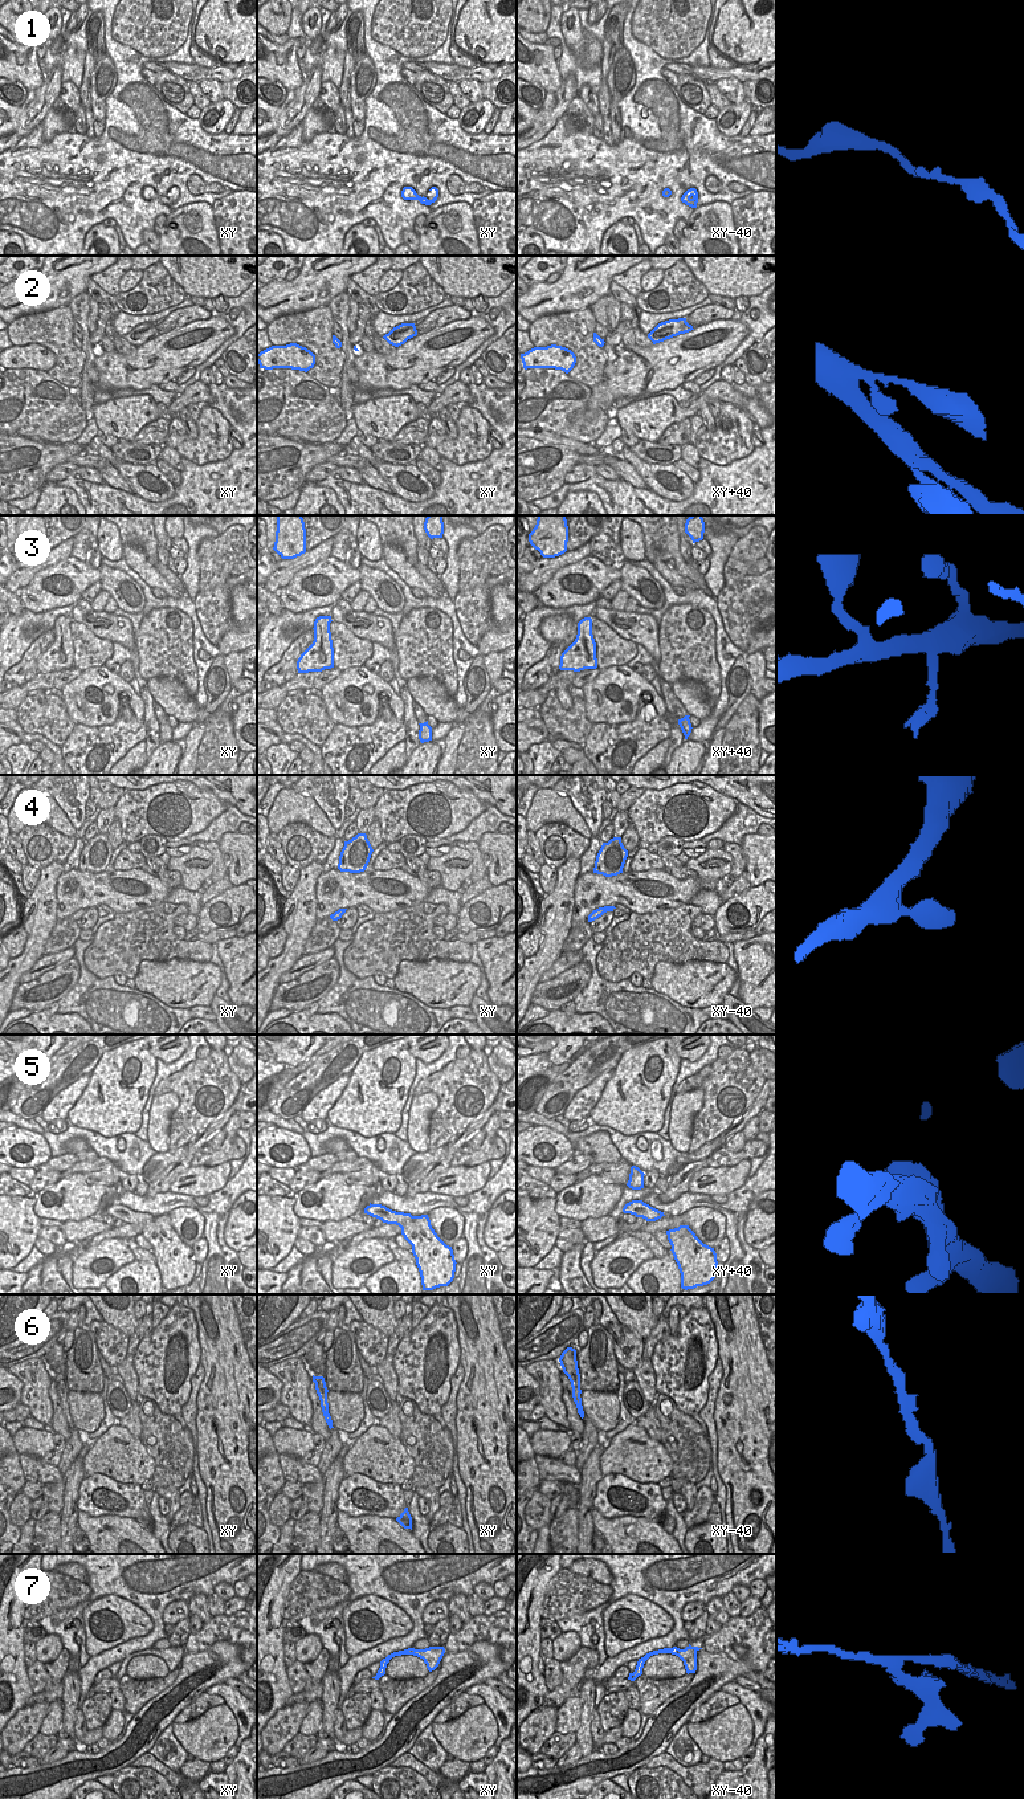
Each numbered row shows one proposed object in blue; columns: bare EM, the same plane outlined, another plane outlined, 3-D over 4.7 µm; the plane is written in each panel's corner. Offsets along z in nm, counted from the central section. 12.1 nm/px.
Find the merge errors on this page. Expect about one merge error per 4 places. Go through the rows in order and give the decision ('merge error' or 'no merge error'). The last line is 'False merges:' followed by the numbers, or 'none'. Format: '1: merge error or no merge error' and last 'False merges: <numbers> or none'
1: no merge error
2: no merge error
3: no merge error
4: no merge error
5: no merge error
6: no merge error
7: merge error
False merges: 7

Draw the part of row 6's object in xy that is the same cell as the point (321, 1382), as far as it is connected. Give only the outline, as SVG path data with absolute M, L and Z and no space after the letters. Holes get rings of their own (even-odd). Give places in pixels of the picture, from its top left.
M313 1375L313 1382L315 1383L315 1390L317 1390L317 1394L318 1394L319 1400L321 1400L321 1407L322 1407L325 1420L326 1420L329 1428L331 1429L334 1427L333 1427L331 1416L329 1414L329 1403L327 1403L327 1392L329 1392L329 1390L326 1387L325 1378Z

